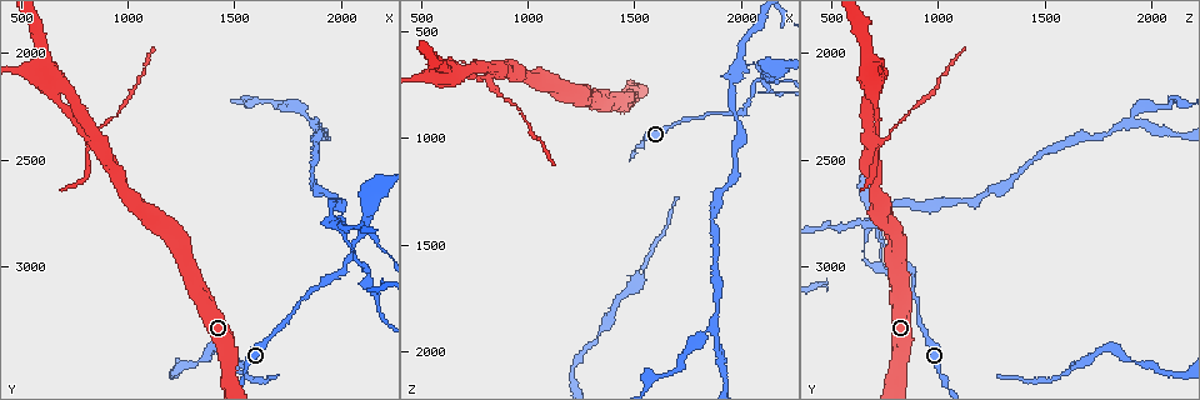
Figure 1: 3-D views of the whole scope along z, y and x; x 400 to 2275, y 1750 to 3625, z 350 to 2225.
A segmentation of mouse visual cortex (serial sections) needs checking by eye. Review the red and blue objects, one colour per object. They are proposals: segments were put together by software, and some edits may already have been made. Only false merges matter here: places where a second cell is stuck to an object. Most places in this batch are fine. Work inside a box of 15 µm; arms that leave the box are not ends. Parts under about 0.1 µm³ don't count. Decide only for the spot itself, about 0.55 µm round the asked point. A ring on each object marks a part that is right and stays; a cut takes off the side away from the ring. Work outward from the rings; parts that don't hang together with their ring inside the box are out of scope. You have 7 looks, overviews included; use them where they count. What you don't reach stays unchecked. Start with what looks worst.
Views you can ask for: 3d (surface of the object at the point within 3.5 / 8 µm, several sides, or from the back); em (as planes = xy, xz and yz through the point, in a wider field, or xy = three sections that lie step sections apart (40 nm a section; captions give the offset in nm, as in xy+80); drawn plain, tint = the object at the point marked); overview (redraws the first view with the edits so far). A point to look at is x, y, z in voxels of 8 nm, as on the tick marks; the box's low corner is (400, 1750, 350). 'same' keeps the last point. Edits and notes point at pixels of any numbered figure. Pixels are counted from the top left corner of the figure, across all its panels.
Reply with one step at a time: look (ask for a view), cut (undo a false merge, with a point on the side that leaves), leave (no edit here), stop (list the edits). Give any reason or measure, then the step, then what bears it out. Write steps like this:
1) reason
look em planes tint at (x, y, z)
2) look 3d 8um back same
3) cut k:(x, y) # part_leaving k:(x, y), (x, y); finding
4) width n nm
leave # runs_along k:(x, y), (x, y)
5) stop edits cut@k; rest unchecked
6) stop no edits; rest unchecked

arms part here
look 3d 3.5um at (870, 2420, 680)

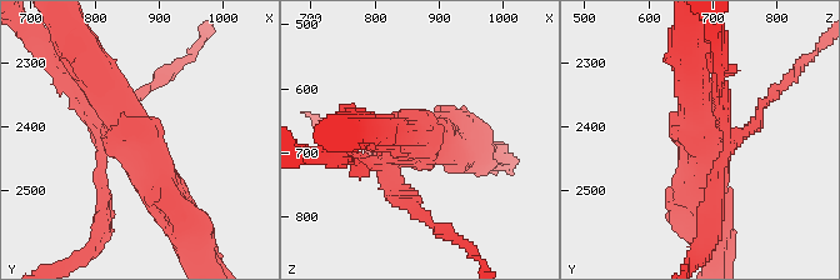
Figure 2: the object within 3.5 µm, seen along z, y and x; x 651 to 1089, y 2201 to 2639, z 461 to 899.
now the EM
look em xy step 1 tint at (860, 2410, 680)

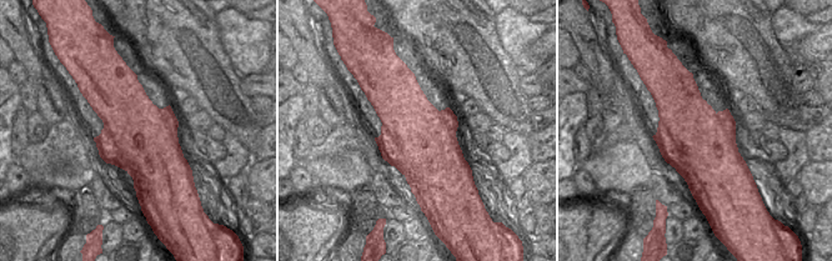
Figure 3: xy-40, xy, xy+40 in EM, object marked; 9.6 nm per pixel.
cut 2:(416, 199) # a second cell is stuck on

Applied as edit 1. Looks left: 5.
look 3d 8um at (2110, 2850, 710)

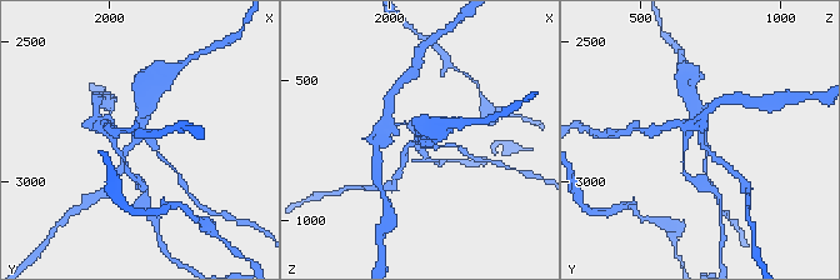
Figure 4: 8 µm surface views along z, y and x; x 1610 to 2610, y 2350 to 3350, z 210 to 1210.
look 3d 3.5um at (2100, 2850, 720)

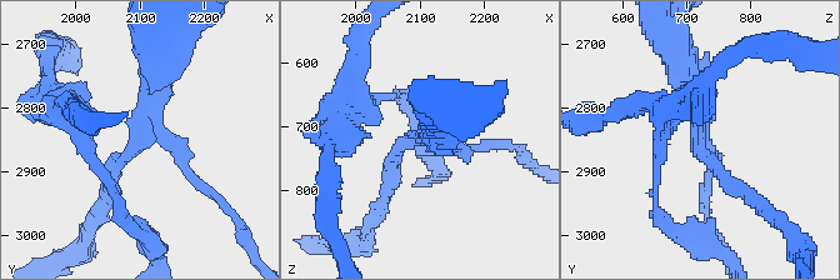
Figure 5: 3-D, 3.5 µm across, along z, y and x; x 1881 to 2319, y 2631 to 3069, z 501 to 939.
arms 3; arm_widths 150, 150, 250 nm
look em xy step 5 tint at (2105, 2845, 720)

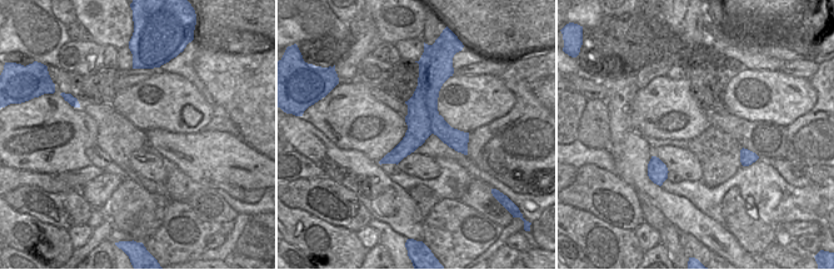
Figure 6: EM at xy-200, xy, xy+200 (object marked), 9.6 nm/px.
cut 5:(189, 174) # part_leaving 5:(163, 136), (240, 229); two cells meet here

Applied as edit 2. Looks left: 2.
stop edits cut@2, cut@5; rest unchecked

